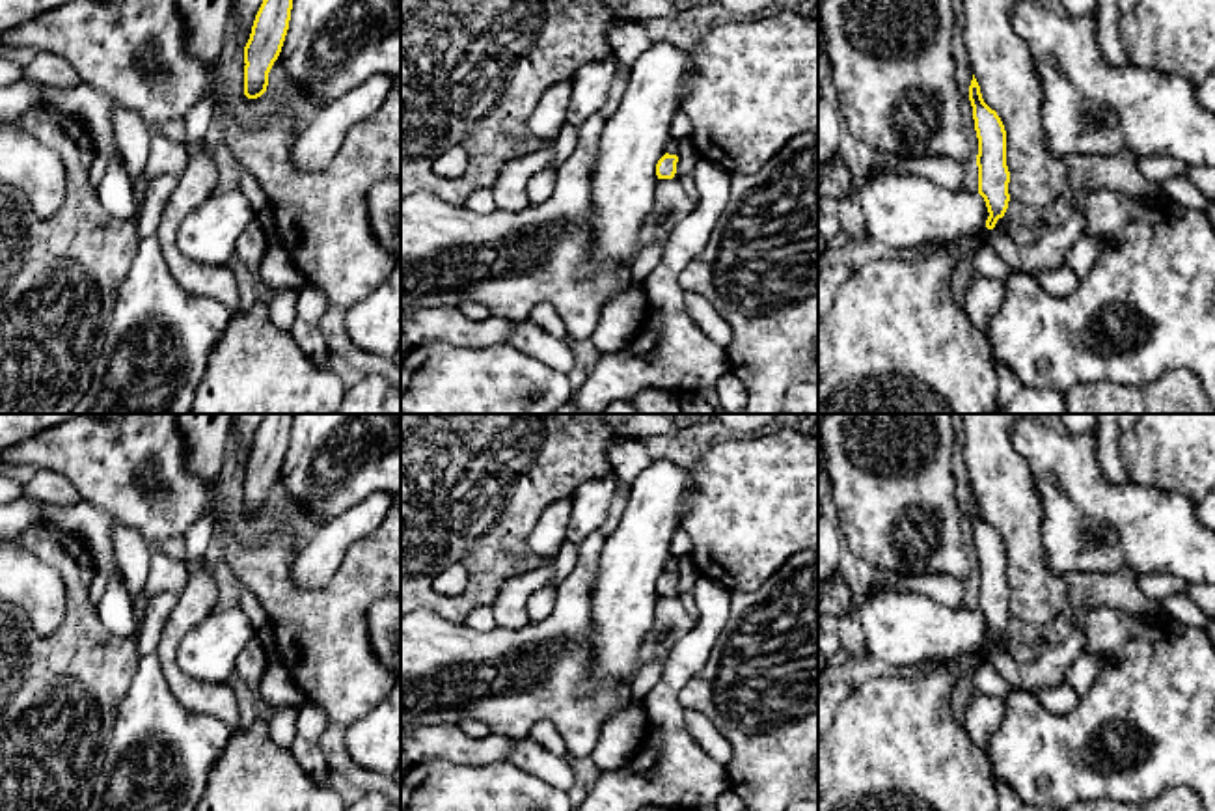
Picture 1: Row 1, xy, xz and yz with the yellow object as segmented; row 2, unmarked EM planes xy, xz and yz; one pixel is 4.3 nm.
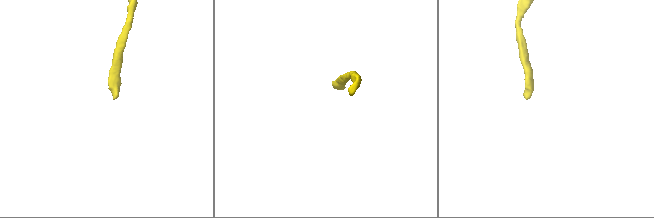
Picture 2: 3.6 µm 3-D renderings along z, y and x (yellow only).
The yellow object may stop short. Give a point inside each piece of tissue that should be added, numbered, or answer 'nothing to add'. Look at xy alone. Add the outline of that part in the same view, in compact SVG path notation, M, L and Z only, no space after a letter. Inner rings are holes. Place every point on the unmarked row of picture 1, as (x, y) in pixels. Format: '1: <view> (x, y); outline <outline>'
nothing to add

